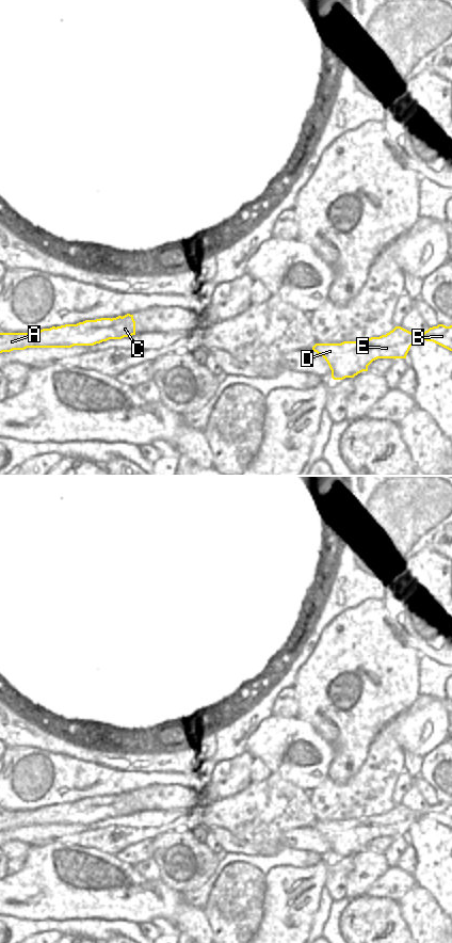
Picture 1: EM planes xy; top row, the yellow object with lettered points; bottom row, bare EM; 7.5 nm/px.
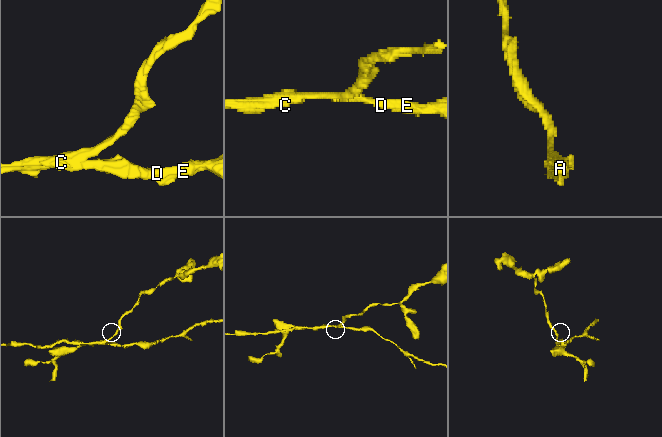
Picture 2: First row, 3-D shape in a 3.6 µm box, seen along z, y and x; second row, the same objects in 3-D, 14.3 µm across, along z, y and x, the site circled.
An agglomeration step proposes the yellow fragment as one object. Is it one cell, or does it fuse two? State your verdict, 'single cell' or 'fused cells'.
fused cells

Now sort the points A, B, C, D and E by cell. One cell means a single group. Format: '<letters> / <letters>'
A / B C D E

